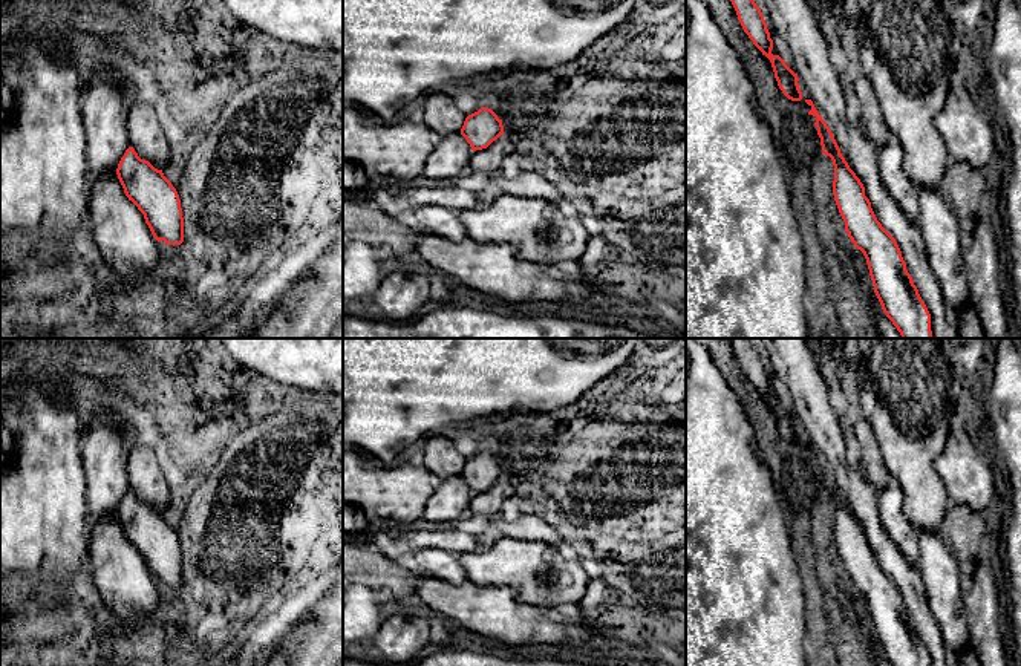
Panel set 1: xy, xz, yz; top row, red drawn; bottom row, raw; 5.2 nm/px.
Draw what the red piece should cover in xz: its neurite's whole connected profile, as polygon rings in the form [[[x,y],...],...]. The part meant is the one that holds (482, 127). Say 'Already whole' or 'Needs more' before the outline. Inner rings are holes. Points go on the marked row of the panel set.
Already whole. [[[487,107],[468,115],[461,129],[461,135],[467,139],[471,150],[487,149],[493,141],[504,135],[502,119]]]

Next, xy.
Already whole. [[[129,147],[116,168],[126,196],[144,214],[153,237],[167,245],[184,242],[184,217],[176,188],[148,161]]]

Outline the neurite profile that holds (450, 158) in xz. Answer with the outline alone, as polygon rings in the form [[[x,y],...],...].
[[[343,107],[343,161],[352,161],[396,182],[415,179],[421,175],[430,179],[459,178],[468,168],[471,147],[459,133],[441,138],[426,124],[406,119],[400,124],[386,122],[349,107]]]

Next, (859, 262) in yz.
[[[853,250],[853,268],[865,294],[874,292],[874,285],[869,276],[868,263],[860,250]]]

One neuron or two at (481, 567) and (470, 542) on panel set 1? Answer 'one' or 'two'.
two

